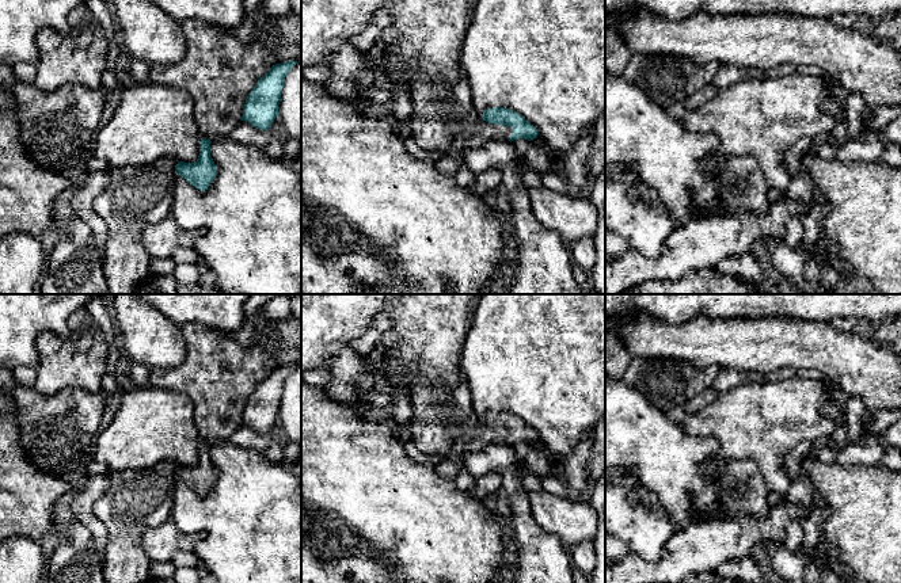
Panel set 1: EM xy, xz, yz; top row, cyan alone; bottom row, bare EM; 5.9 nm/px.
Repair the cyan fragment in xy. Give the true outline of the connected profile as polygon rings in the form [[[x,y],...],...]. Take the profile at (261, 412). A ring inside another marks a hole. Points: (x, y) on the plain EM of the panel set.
[[[297,365],[275,367],[258,384],[246,403],[242,424],[261,434],[270,433],[278,420],[285,381],[296,367]]]

